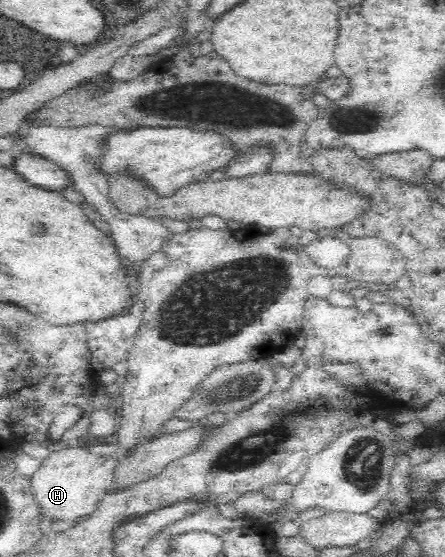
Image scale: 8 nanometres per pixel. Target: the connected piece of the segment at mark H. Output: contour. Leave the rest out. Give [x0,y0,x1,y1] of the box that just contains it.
[29,443,121,523]

